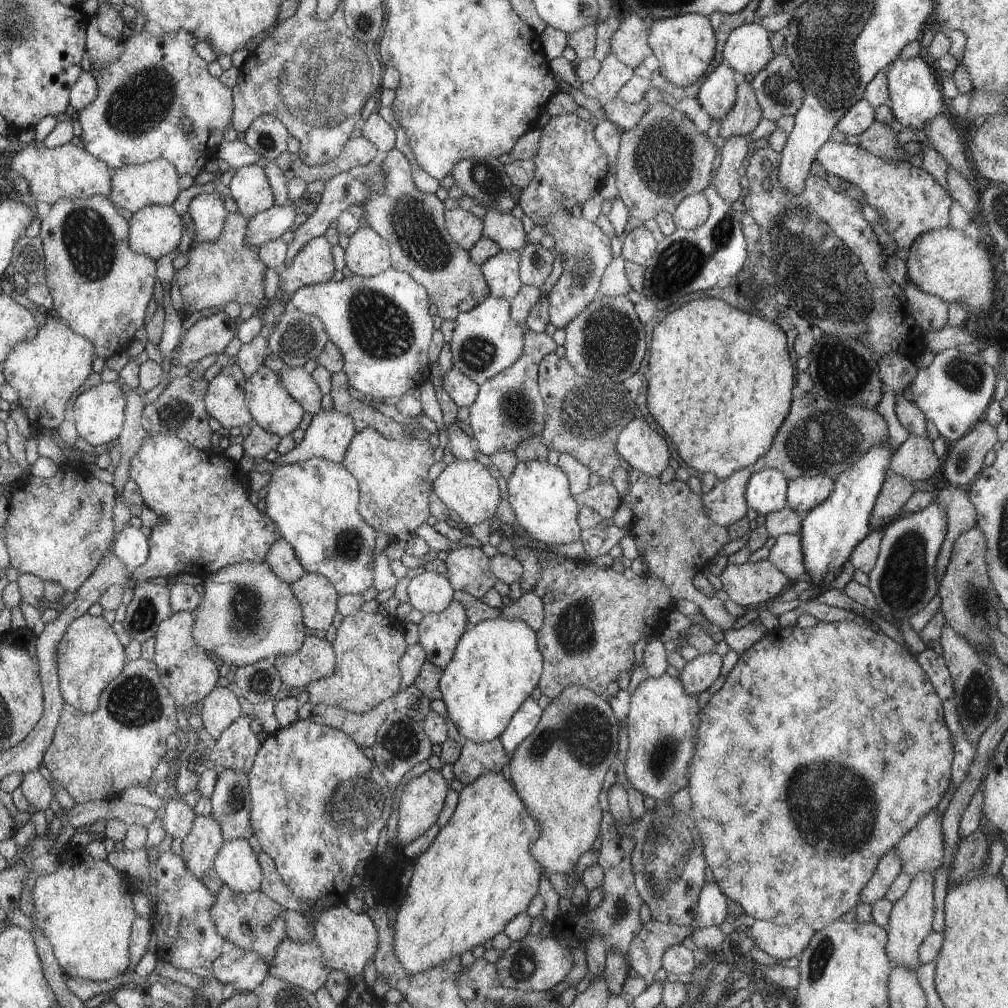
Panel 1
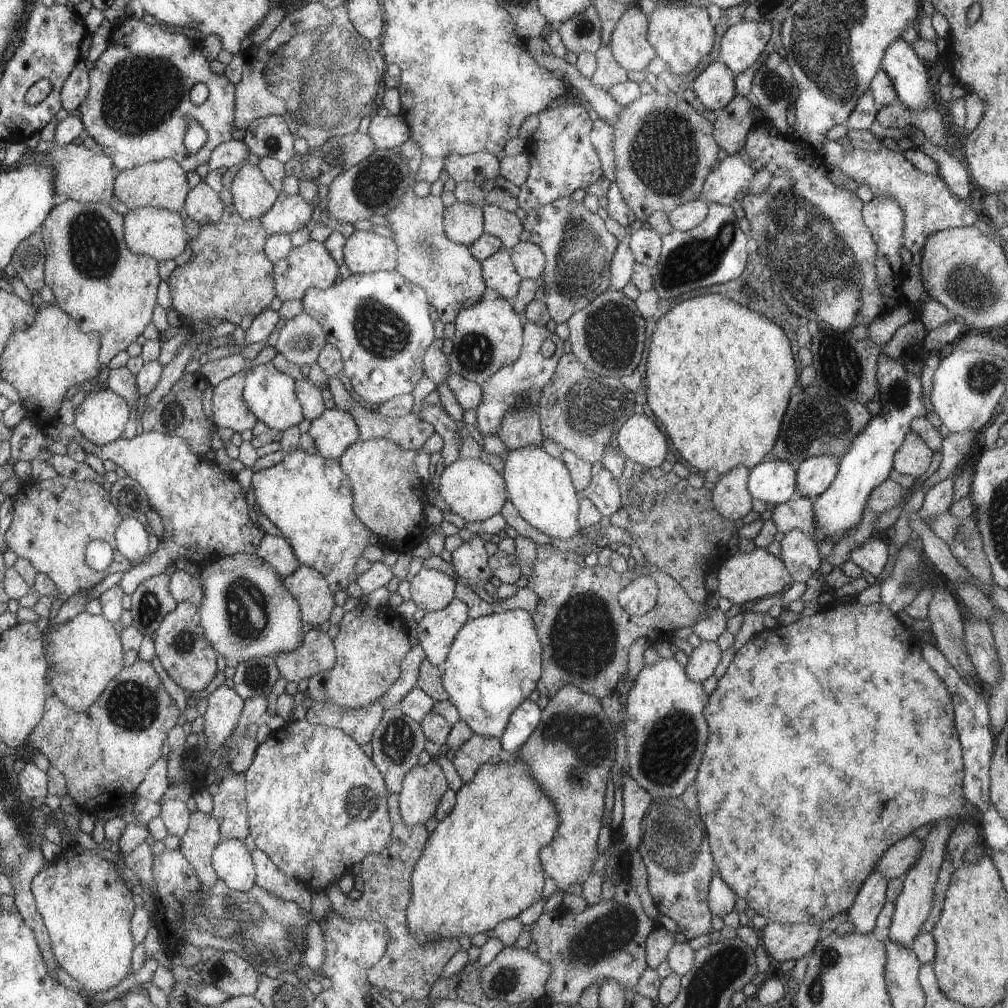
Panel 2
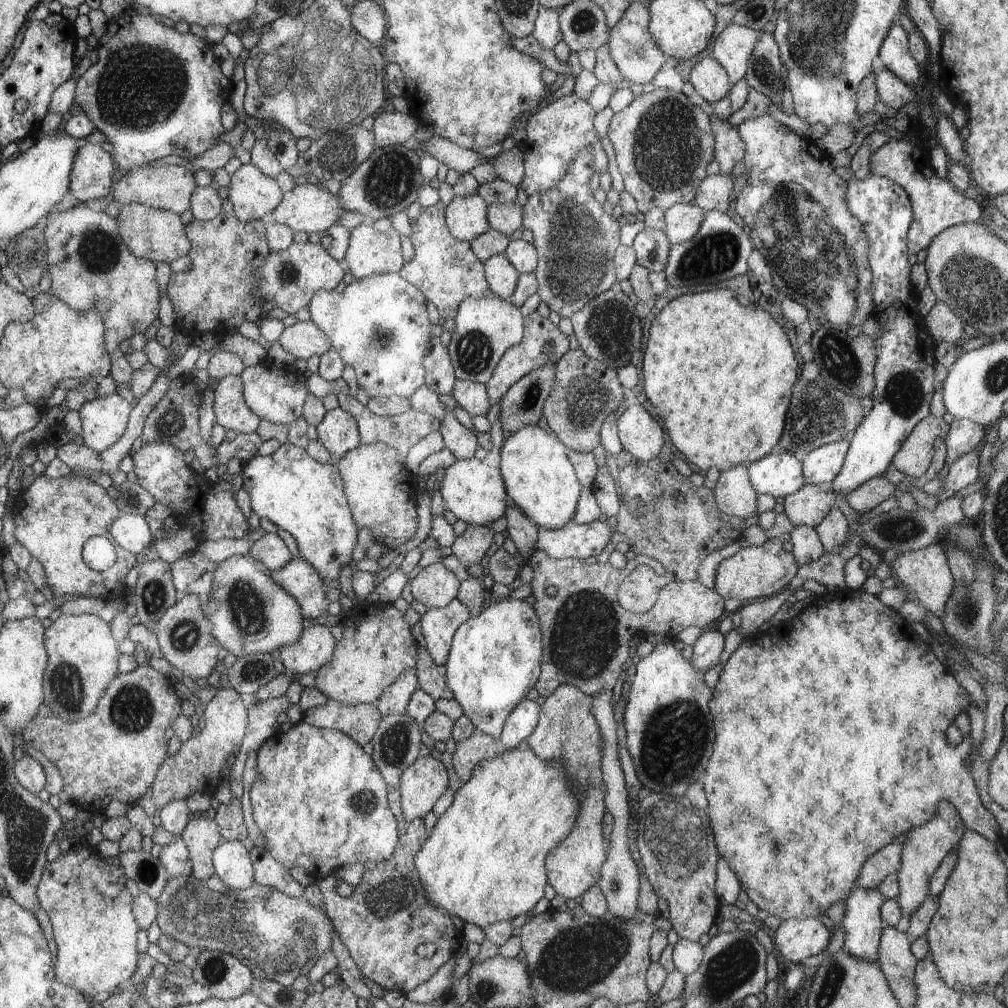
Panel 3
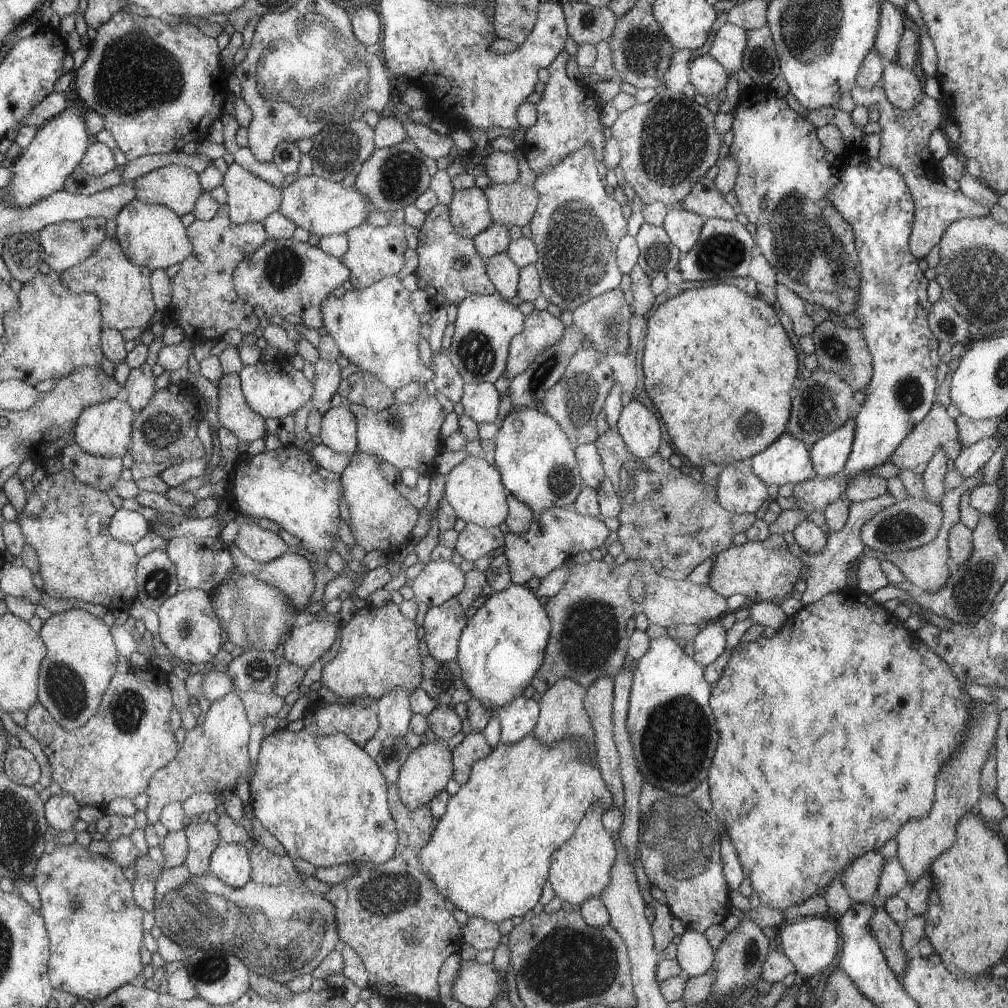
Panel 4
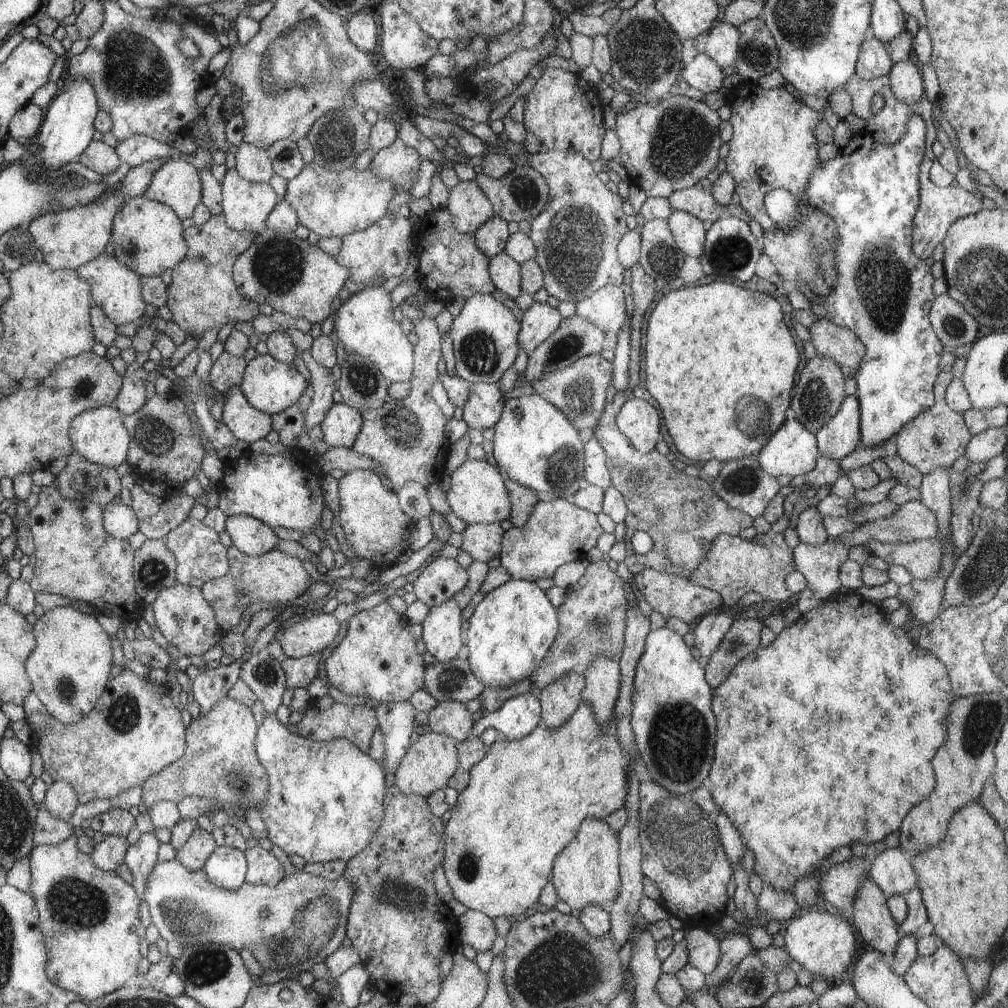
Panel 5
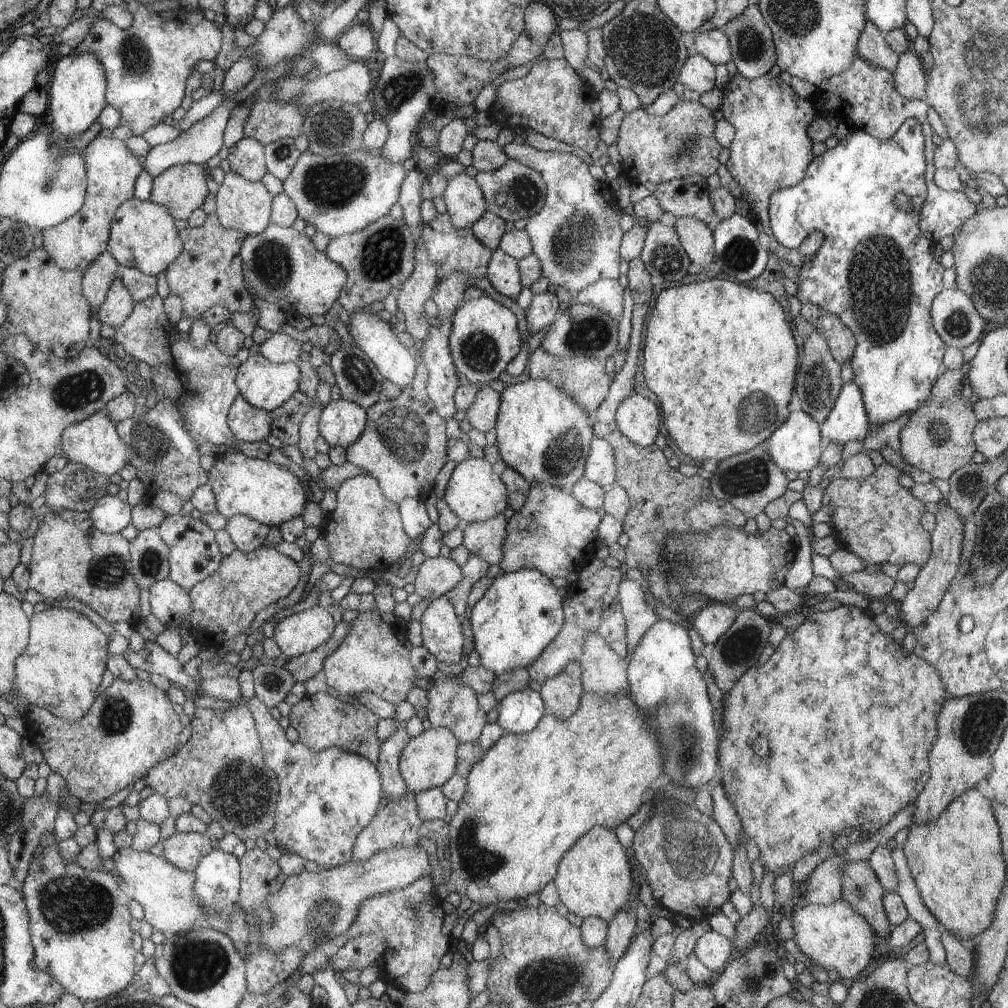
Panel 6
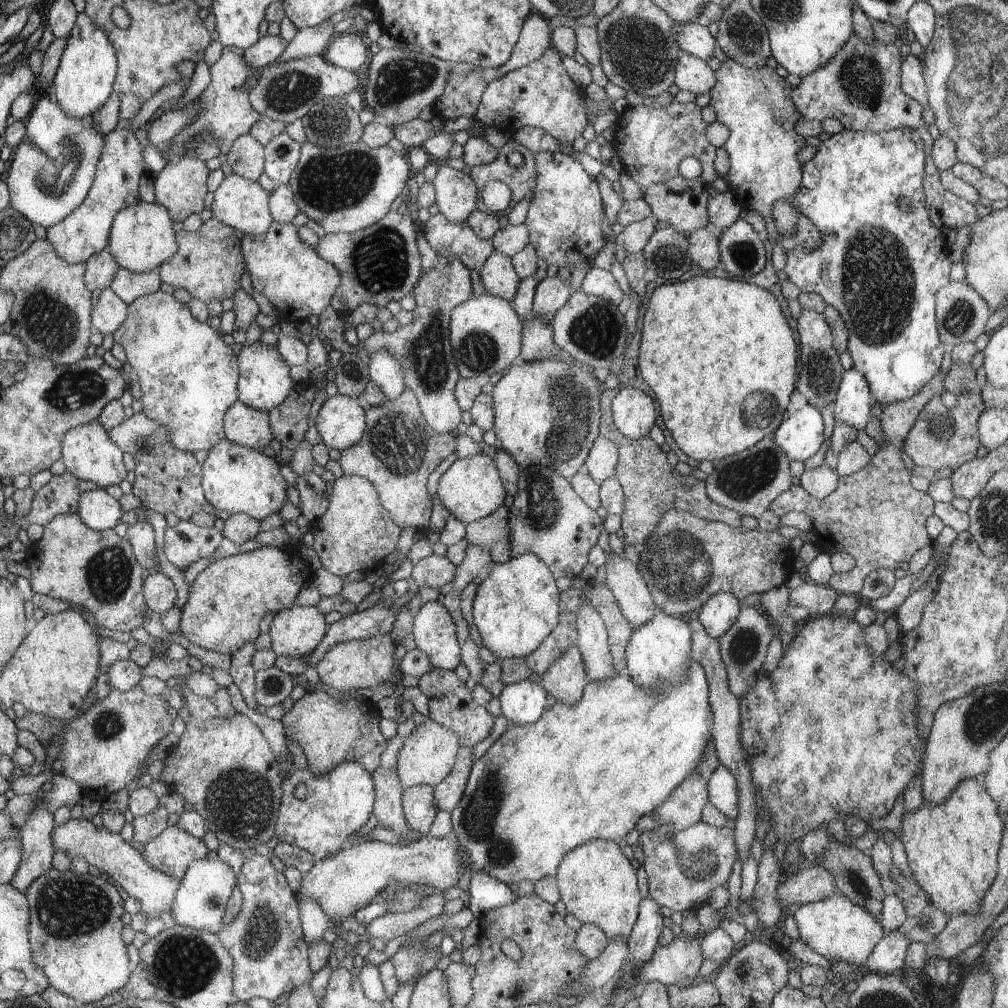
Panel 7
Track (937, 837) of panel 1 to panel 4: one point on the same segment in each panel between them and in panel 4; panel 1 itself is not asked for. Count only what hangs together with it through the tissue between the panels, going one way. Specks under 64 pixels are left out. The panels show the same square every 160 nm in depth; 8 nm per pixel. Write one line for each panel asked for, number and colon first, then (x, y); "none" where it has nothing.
2: (898, 859)
3: (886, 861)
4: (860, 879)

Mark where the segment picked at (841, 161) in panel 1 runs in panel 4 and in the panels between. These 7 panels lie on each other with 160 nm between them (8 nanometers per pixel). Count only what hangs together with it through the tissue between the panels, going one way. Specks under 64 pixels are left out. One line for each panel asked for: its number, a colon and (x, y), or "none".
2: (928, 206)
3: (936, 204)
4: (905, 134)

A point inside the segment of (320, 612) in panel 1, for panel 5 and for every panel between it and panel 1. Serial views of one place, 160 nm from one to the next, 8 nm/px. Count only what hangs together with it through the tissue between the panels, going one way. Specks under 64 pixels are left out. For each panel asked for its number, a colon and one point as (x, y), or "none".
2: (310, 587)
3: (299, 578)
4: (291, 573)
5: (273, 577)

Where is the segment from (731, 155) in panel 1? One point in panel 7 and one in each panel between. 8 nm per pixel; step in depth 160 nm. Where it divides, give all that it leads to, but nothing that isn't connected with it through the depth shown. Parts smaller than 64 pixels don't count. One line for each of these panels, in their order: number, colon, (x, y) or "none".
2: (735, 173)
3: (714, 193)
4: (705, 199)
5: (698, 200)
6: (688, 197)
7: (682, 202)

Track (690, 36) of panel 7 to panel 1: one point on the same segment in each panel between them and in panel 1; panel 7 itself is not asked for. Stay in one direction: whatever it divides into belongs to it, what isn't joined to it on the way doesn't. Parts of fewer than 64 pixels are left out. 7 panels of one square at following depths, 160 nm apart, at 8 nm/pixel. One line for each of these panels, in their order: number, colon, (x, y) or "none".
1: (747, 50)
2: (742, 44)
3: (733, 46)
4: (730, 40)
5: (722, 46)
6: (713, 44)

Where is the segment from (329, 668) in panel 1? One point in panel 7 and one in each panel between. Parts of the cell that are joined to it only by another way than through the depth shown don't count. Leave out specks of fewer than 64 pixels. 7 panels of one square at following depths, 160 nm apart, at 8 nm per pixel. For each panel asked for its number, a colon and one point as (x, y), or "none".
2: (316, 655)
3: (315, 649)
4: (305, 644)
5: (309, 637)
6: (299, 634)
7: (296, 631)

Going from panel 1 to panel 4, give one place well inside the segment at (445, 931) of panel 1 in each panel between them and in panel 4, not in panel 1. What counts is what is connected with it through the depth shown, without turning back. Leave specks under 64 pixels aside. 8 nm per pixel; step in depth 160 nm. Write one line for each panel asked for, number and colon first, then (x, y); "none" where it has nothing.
2: (482, 865)
3: (485, 862)
4: (489, 854)

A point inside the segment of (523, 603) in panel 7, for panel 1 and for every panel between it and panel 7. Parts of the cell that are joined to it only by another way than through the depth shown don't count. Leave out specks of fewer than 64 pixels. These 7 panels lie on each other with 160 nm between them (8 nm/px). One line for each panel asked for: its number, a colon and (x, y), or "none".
1: (497, 663)
2: (494, 664)
3: (496, 657)
4: (502, 648)
5: (511, 629)
6: (521, 613)

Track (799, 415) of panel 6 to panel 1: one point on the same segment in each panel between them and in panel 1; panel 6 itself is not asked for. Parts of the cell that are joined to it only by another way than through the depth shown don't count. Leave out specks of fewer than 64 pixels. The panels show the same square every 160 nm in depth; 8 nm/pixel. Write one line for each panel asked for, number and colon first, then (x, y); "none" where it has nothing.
1: (766, 492)
2: (774, 481)
3: (780, 475)
4: (787, 461)
5: (792, 450)

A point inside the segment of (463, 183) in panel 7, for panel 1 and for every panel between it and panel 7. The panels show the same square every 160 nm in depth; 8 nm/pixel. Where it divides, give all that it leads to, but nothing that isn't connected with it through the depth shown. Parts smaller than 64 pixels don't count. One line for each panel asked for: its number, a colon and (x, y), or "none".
1: (466, 229)
2: (464, 223)
3: (467, 217)
4: (470, 214)
5: (469, 206)
6: (464, 199)

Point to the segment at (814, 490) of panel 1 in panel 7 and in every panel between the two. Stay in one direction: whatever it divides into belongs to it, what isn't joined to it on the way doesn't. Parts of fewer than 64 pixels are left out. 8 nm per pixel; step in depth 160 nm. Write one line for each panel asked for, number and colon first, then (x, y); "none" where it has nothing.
2: (813, 476)
3: (820, 467)
4: (829, 454)
5: (840, 436)
6: (848, 420)
7: (853, 404)

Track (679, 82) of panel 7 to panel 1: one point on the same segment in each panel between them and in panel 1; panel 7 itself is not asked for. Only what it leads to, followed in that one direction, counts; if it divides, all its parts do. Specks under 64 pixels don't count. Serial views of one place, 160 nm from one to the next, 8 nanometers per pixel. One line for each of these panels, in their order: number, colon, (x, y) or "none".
1: (717, 95)
2: (715, 87)
3: (708, 78)
4: (708, 77)
5: (702, 72)
6: (697, 74)

